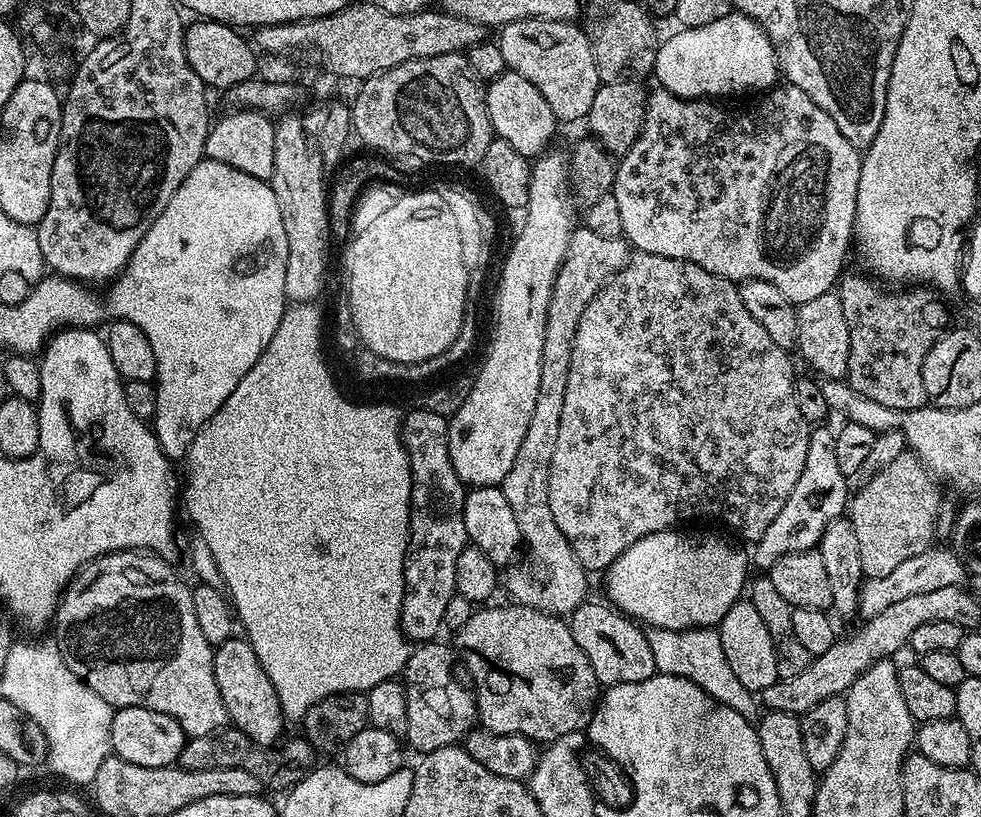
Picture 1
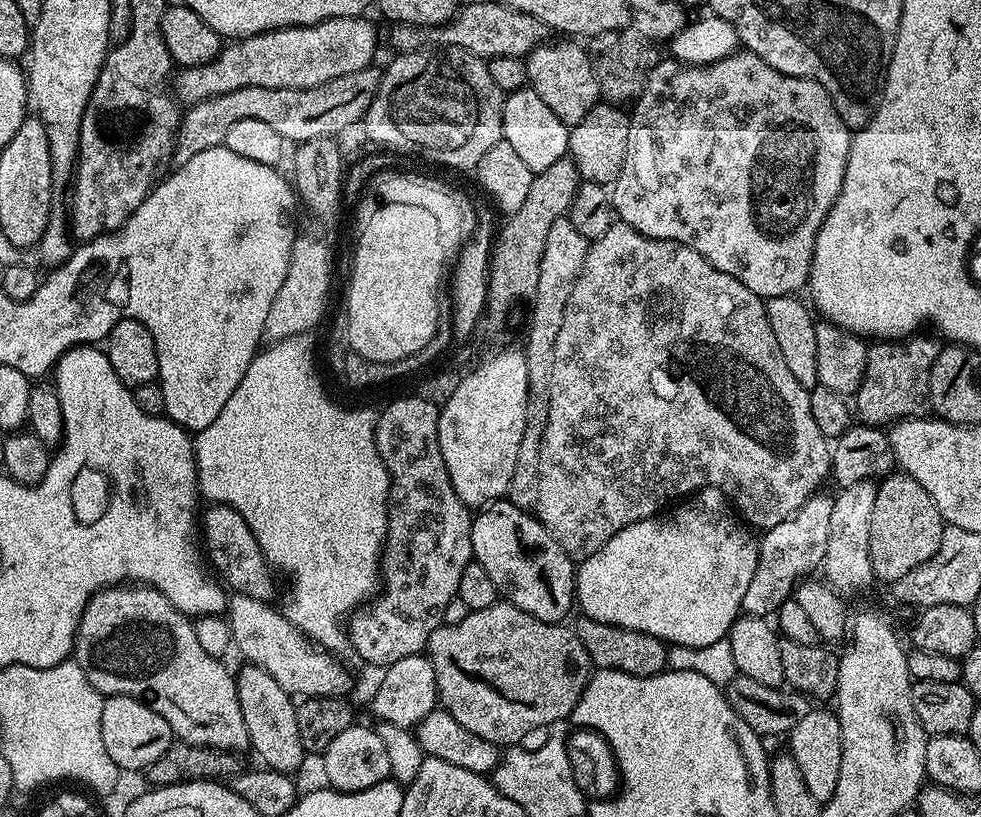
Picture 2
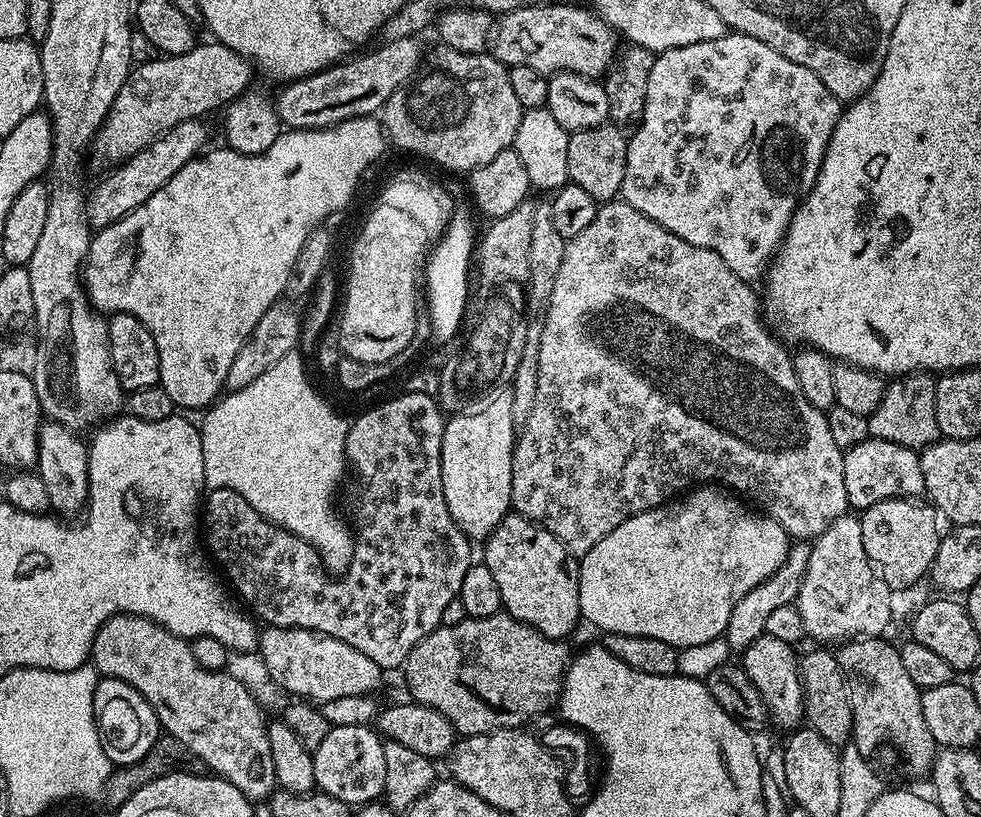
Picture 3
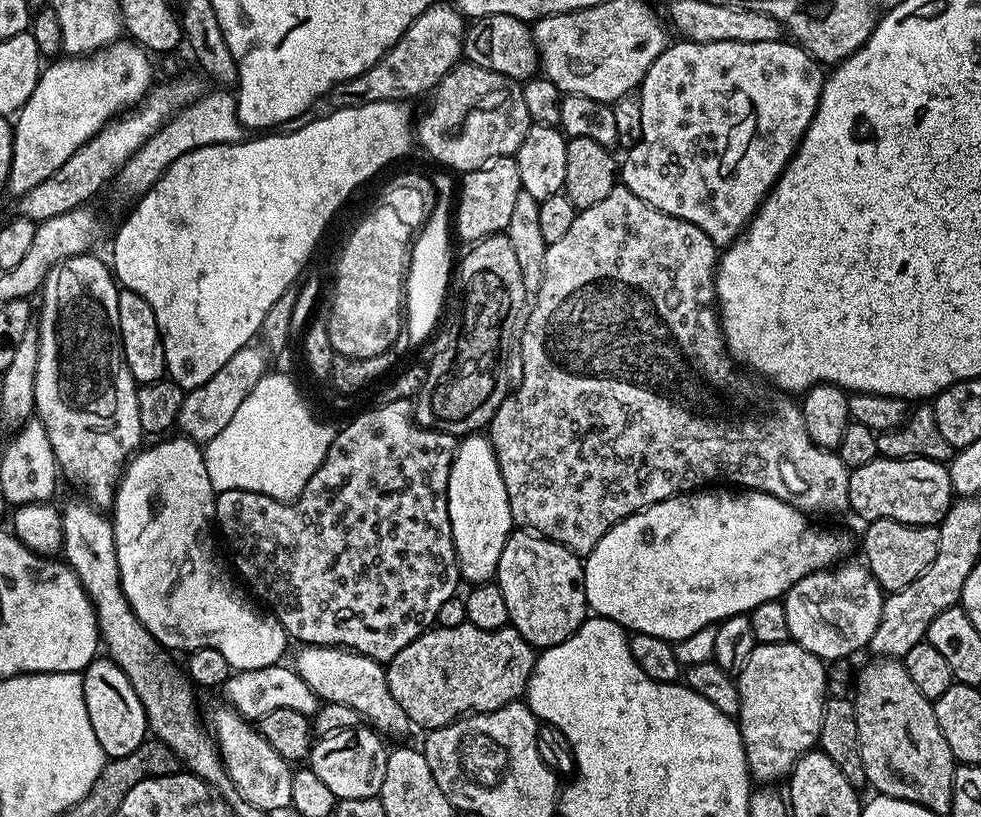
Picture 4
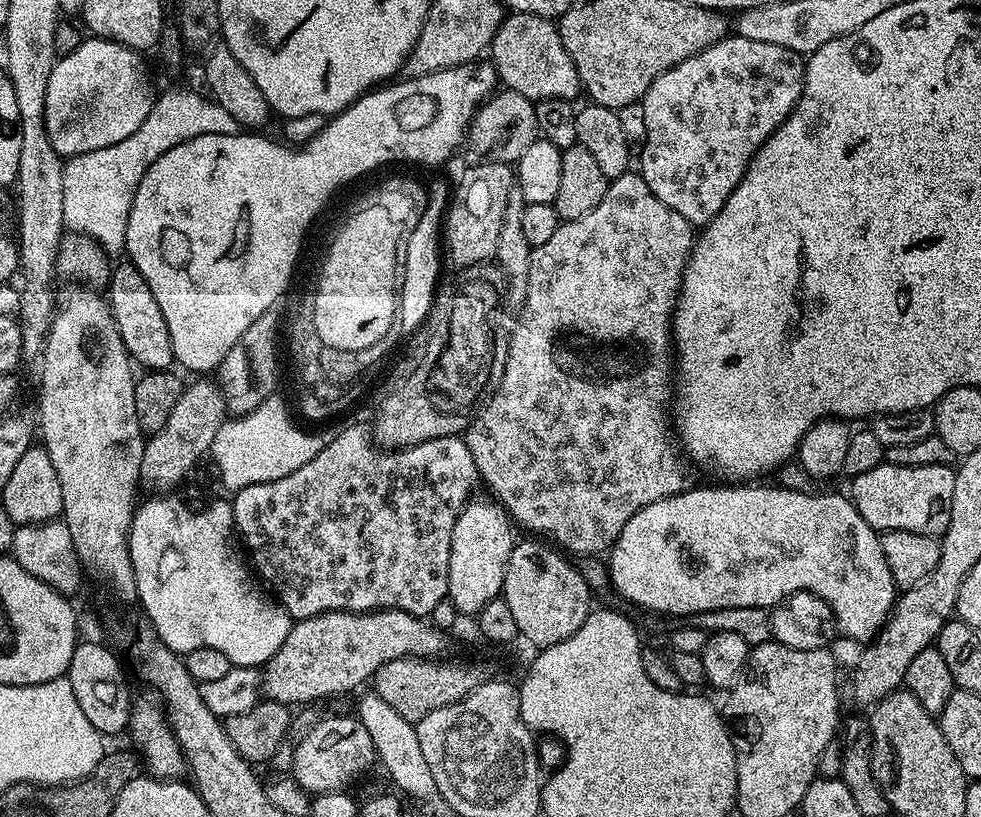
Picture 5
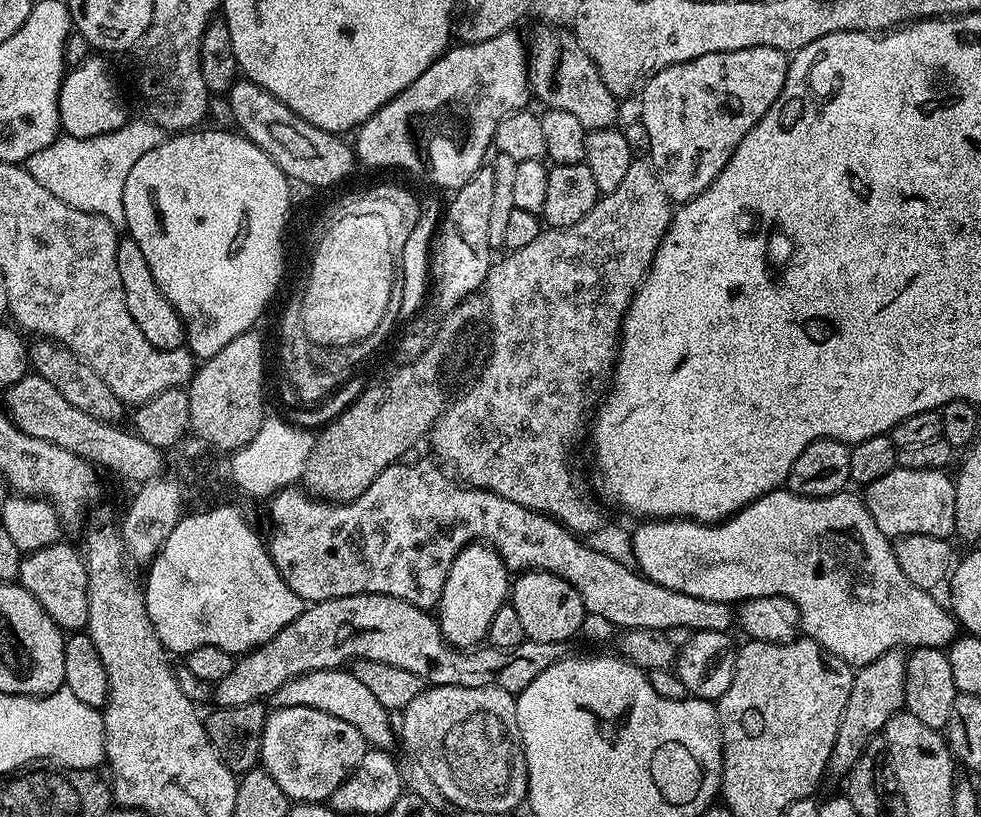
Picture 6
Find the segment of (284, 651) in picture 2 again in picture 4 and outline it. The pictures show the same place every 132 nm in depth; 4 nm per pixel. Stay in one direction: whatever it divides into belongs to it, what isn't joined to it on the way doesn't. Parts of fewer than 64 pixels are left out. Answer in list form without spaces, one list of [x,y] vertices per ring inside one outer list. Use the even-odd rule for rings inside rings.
[[[310,644],[299,650],[301,652],[294,661],[296,673],[304,679],[306,686],[310,686],[310,690],[316,692],[321,701],[342,703],[358,710],[358,714],[381,734],[389,732],[392,736],[400,736],[410,728],[406,710],[402,710],[402,706],[398,706],[398,701],[394,699],[394,694],[390,694],[386,668],[381,661],[339,646]]]

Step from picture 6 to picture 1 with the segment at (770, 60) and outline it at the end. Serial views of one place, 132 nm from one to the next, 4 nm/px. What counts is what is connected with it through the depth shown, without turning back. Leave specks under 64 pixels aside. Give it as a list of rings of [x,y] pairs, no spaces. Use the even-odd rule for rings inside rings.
[[[784,82],[761,96],[764,97],[760,100],[760,109],[757,110],[756,117],[752,117],[731,116],[726,109],[716,105],[719,103],[708,98],[683,100],[662,87],[649,91],[640,136],[634,142],[634,146],[630,146],[627,154],[619,157],[611,193],[614,198],[618,198],[622,235],[635,251],[662,254],[666,258],[694,262],[702,266],[702,270],[715,276],[723,276],[724,279],[733,282],[745,280],[770,282],[778,286],[782,294],[786,294],[791,304],[798,306],[802,302],[810,302],[810,298],[818,298],[818,294],[833,291],[845,271],[844,259],[848,256],[848,244],[850,248],[854,240],[862,152],[844,137],[842,130],[838,130],[838,122],[834,122],[834,118],[830,118],[830,114],[826,114],[826,110],[822,110],[822,106],[818,106],[818,102],[810,98],[810,94],[798,90],[798,86]]]

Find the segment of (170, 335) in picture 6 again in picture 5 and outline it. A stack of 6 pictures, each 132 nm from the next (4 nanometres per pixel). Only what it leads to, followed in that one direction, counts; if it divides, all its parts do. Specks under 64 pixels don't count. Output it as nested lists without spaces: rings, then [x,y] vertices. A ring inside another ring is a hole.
[[[123,263],[111,269],[106,285],[108,308],[112,311],[112,317],[118,326],[118,334],[126,346],[129,357],[137,365],[140,363],[141,369],[171,369],[174,364],[174,346],[170,346],[170,330],[166,326],[166,318],[162,318],[162,310],[158,310],[158,302],[154,299],[154,294],[150,294],[146,278],[138,274],[132,263]]]

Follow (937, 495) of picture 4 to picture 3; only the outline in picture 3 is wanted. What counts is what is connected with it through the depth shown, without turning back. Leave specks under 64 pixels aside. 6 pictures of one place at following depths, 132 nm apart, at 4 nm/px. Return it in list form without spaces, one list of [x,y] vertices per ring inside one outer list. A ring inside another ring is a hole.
[[[866,439],[858,442],[858,446],[844,452],[842,474],[846,478],[846,498],[853,509],[863,510],[874,506],[874,502],[882,502],[890,498],[920,498],[925,495],[920,452],[914,448],[898,446],[894,442],[885,440]]]

